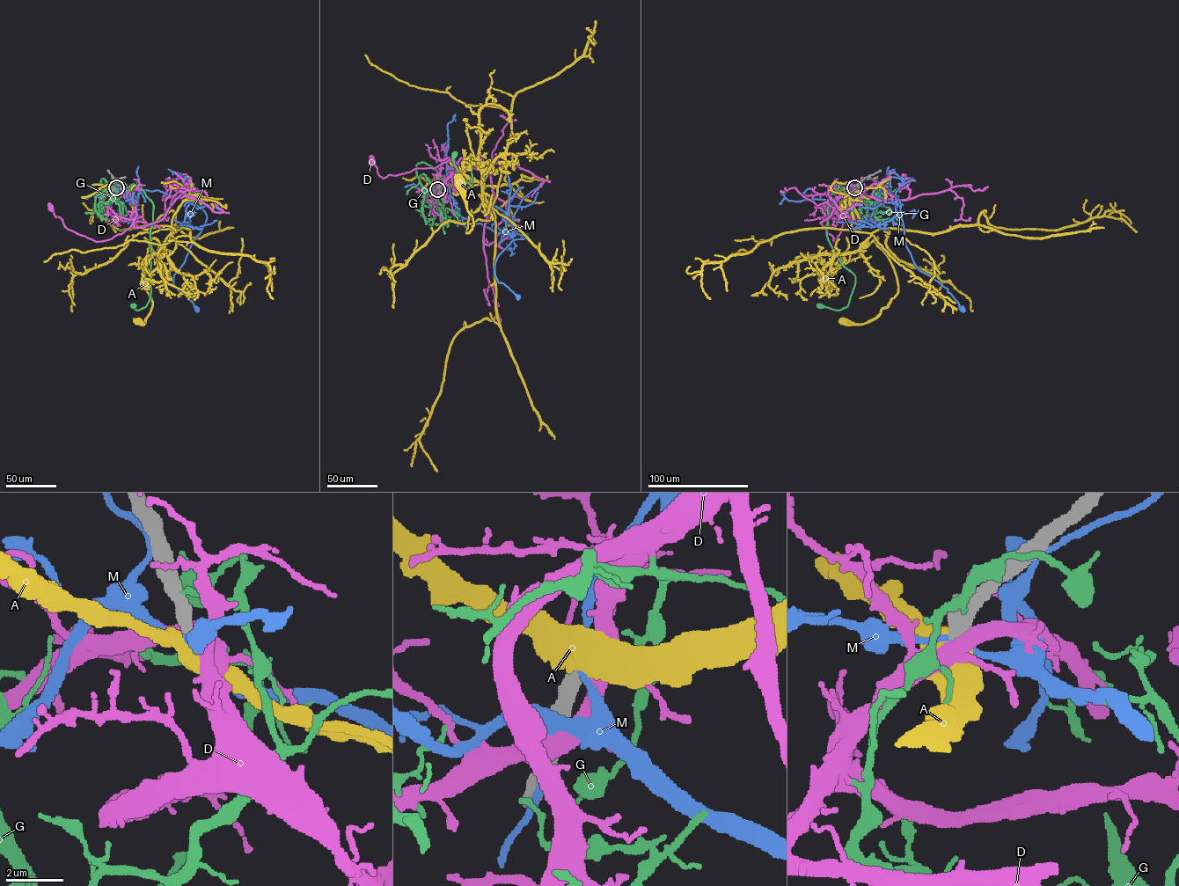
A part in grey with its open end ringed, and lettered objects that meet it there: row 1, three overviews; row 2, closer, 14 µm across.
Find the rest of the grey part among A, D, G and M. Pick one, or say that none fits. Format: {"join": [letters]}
{"join": ["A"]}

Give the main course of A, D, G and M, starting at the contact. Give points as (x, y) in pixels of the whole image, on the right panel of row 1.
A: (854, 187), (860, 224), (850, 227), (871, 234), (861, 248), (877, 238), (897, 291), (875, 318), (842, 321)
D: (854, 187), (836, 201), (835, 211), (825, 226), (833, 241), (840, 232), (843, 219), (833, 217), (827, 205)
G: (854, 186), (853, 199), (839, 184), (829, 196), (826, 229), (855, 282), (846, 306), (820, 305)
M: (854, 187), (871, 196), (877, 197), (883, 190), (897, 196), (905, 245), (914, 264), (946, 288), (962, 309)

